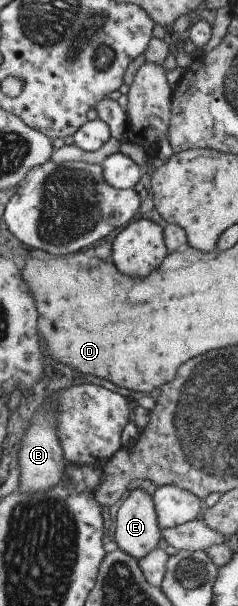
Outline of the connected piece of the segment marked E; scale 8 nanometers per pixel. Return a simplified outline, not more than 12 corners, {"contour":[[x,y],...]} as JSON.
{"contour":[[136,488],[114,520],[118,550],[140,560],[161,544],[152,496]]}

